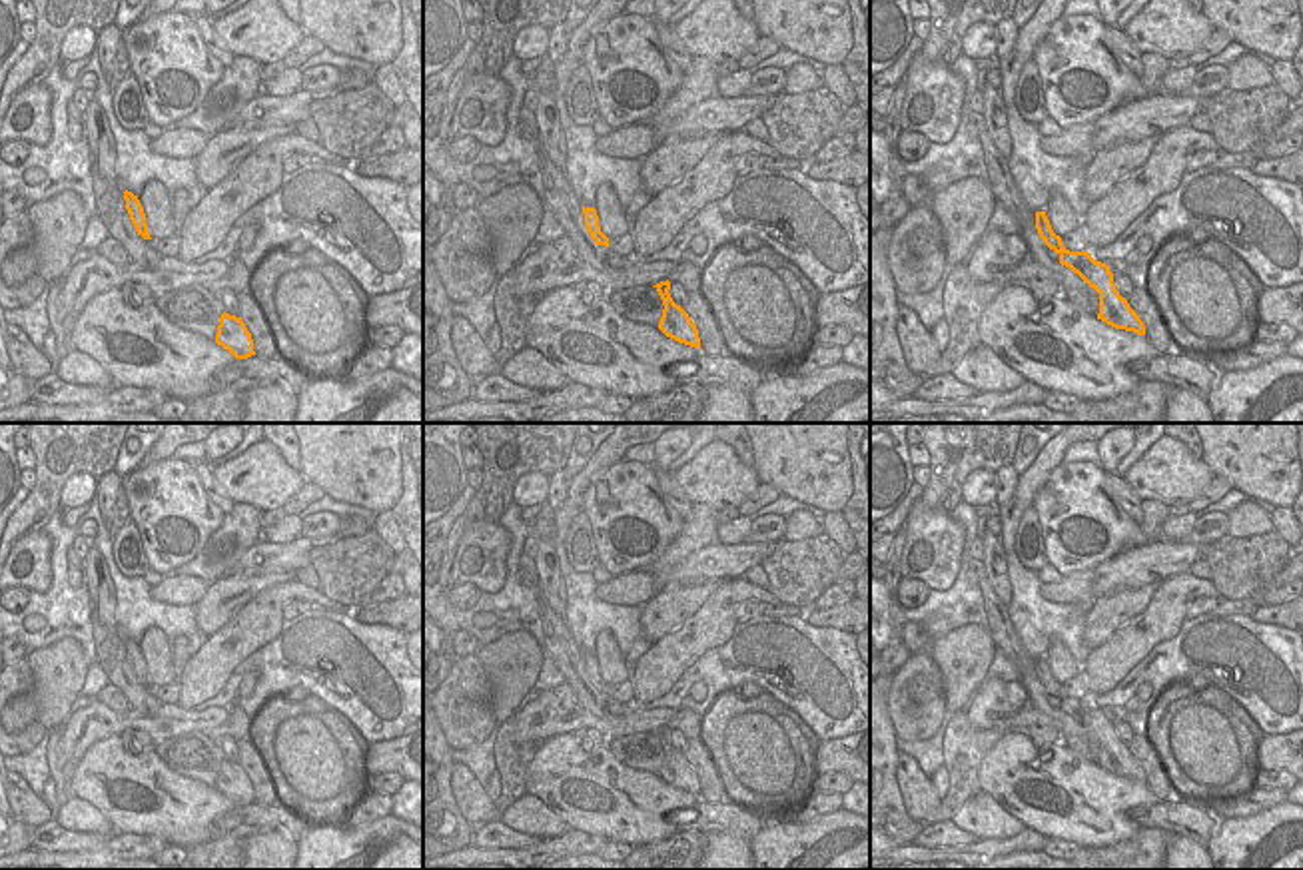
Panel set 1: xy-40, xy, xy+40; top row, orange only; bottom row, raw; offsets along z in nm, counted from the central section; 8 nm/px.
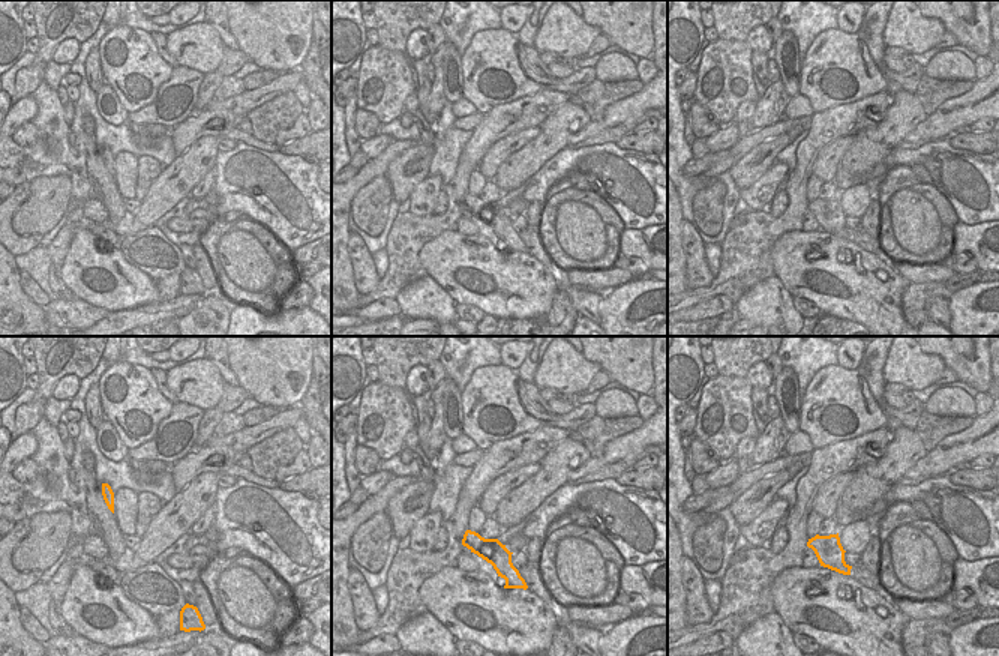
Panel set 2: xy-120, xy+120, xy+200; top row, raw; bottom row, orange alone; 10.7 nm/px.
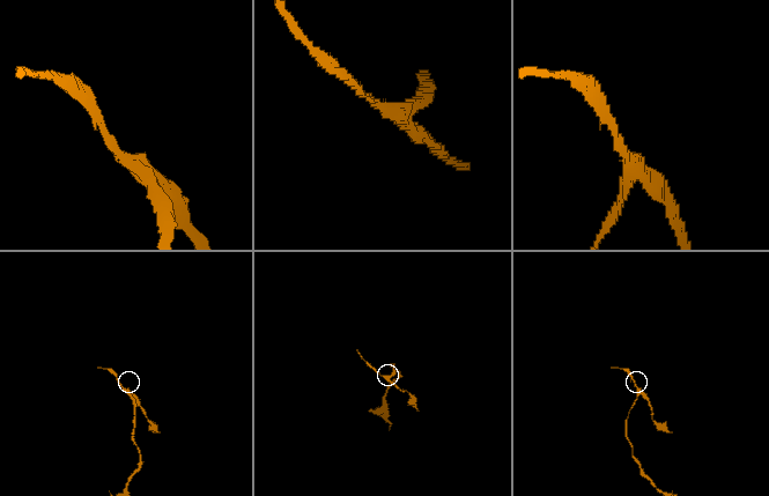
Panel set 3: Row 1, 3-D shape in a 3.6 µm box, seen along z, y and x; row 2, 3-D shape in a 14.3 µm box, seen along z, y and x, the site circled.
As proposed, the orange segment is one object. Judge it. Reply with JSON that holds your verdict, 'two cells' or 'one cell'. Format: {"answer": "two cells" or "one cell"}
{"answer": "two cells"}

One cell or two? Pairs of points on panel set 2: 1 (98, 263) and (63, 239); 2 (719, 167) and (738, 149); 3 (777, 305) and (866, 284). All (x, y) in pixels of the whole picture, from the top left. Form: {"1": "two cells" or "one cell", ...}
{"1": "two cells", "2": "one cell", "3": "two cells"}

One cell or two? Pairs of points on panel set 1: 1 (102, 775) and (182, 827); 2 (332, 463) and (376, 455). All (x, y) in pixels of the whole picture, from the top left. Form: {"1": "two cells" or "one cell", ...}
{"1": "one cell", "2": "one cell"}

